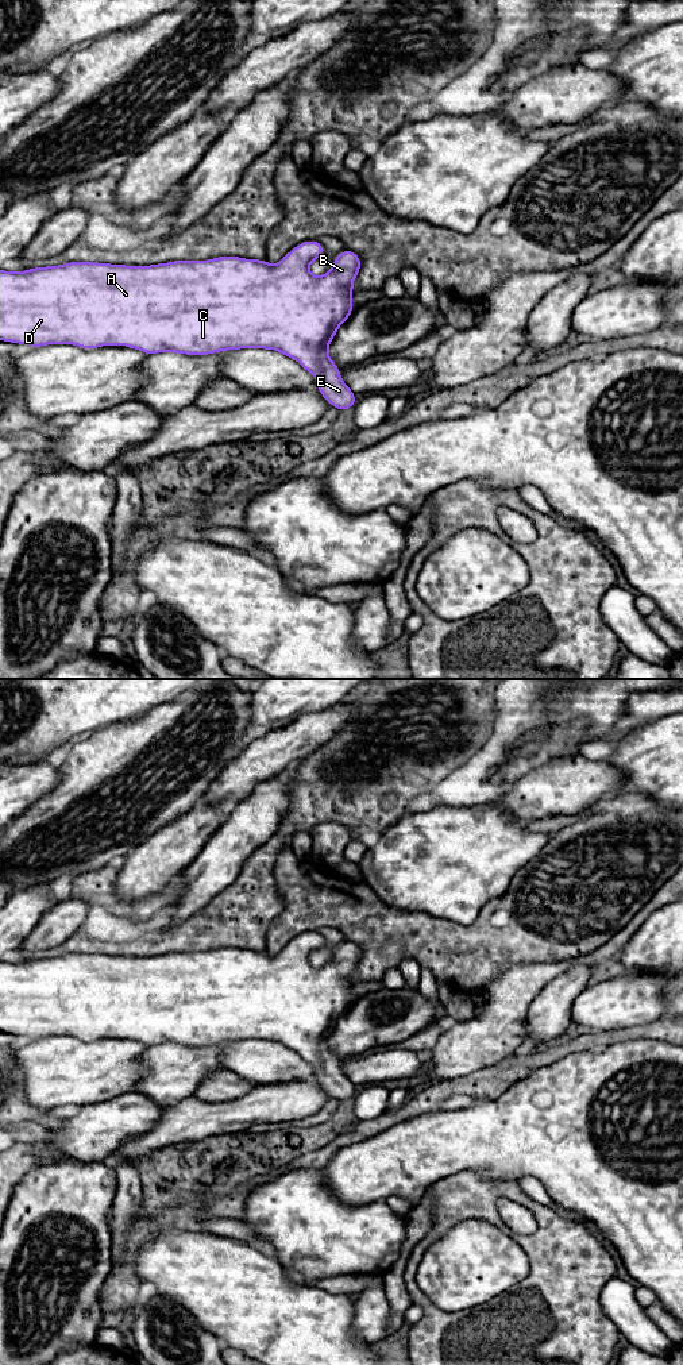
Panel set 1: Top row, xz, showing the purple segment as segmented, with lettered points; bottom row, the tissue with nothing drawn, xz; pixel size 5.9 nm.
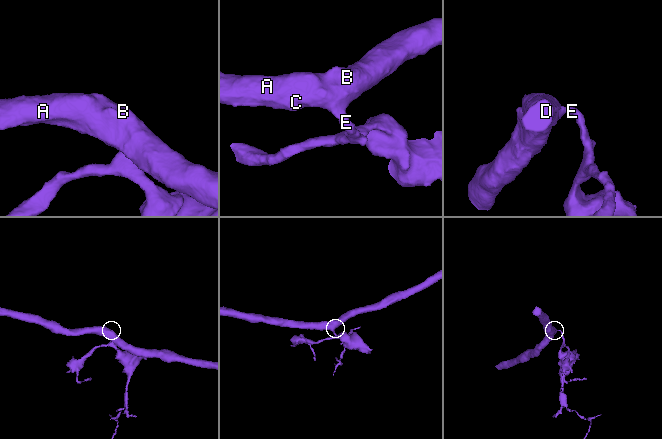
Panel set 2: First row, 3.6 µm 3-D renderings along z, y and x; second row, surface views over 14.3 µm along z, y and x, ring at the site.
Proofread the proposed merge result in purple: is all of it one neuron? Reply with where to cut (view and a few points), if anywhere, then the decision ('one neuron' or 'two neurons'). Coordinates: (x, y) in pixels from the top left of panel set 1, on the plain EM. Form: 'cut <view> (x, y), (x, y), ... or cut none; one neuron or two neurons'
cut none; one neuron

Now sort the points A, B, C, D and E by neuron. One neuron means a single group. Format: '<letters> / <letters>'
A B C D E

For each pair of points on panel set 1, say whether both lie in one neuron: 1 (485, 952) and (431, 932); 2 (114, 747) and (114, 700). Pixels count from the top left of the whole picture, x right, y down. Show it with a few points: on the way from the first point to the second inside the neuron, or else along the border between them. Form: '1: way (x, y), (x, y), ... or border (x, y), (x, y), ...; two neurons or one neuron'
1: way (471, 952), (452, 952), (444, 945); one neuron
2: border (143, 713), (130, 720), (103, 727), (93, 733); two neurons

